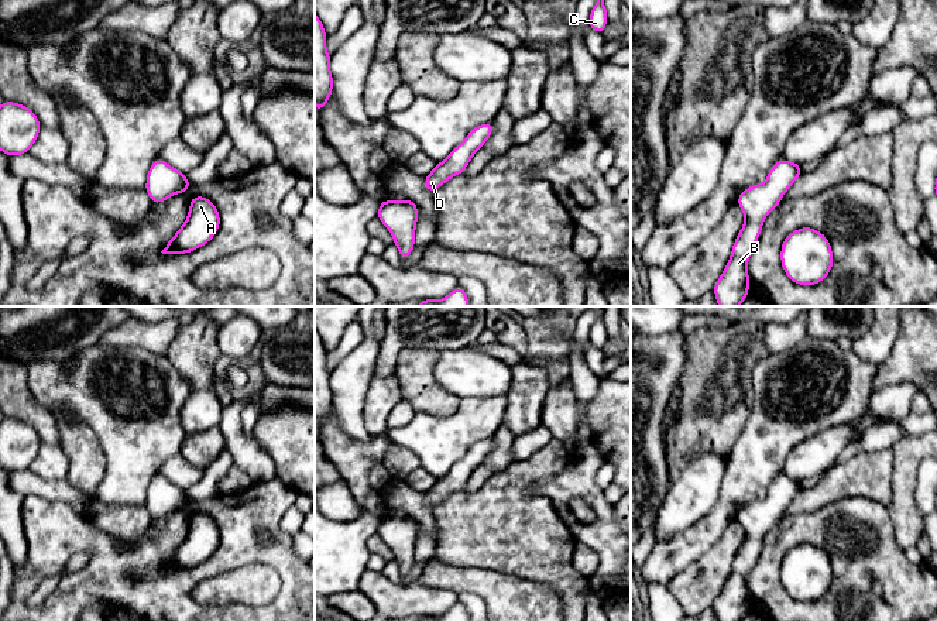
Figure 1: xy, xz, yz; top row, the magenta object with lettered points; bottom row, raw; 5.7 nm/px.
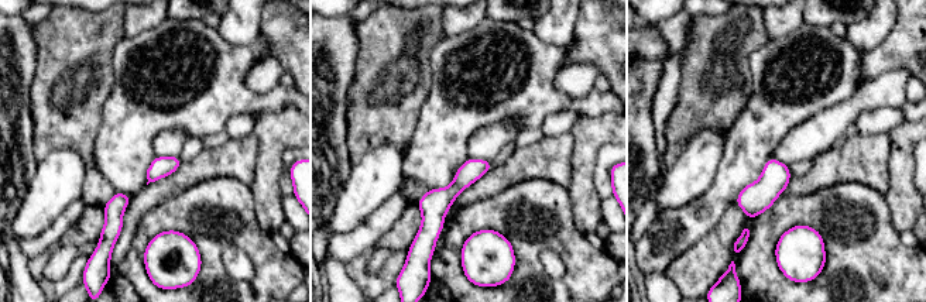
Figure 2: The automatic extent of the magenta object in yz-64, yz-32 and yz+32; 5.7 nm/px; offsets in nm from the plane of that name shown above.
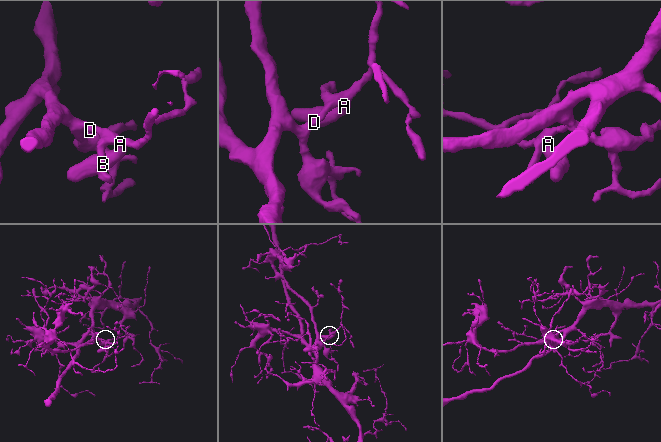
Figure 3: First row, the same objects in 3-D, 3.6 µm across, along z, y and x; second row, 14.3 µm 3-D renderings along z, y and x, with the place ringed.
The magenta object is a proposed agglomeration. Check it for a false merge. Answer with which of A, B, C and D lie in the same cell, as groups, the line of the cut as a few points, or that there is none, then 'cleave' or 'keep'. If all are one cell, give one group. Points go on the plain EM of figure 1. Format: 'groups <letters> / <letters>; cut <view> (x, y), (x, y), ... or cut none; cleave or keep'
groups A B C D; cut none; keep

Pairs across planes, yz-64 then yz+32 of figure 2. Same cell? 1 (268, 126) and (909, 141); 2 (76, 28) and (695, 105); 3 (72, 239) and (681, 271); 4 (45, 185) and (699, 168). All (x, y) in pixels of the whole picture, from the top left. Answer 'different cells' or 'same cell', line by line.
1: same cell
2: same cell
3: same cell
4: same cell

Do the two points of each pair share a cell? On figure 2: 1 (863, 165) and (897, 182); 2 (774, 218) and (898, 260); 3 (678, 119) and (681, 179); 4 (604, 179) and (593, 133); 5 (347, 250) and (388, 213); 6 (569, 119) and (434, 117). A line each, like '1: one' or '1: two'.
1: two
2: one
3: two
4: two
5: one
6: two

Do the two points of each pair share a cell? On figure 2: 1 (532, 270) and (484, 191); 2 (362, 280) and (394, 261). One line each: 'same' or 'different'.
1: different
2: same

